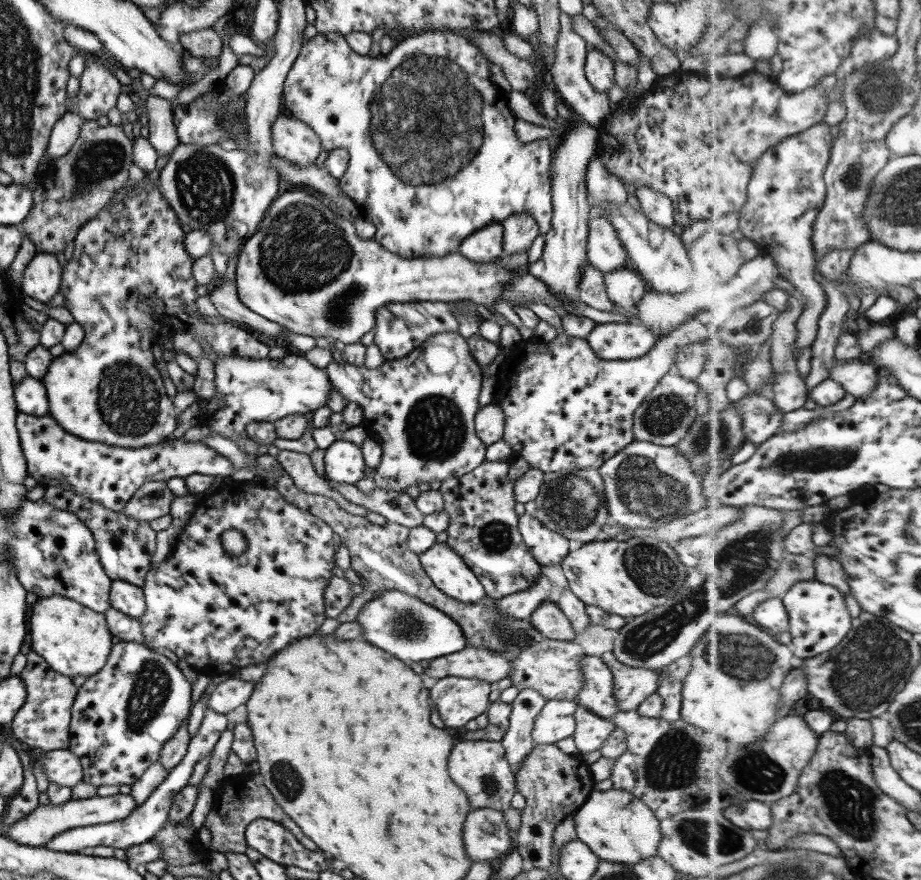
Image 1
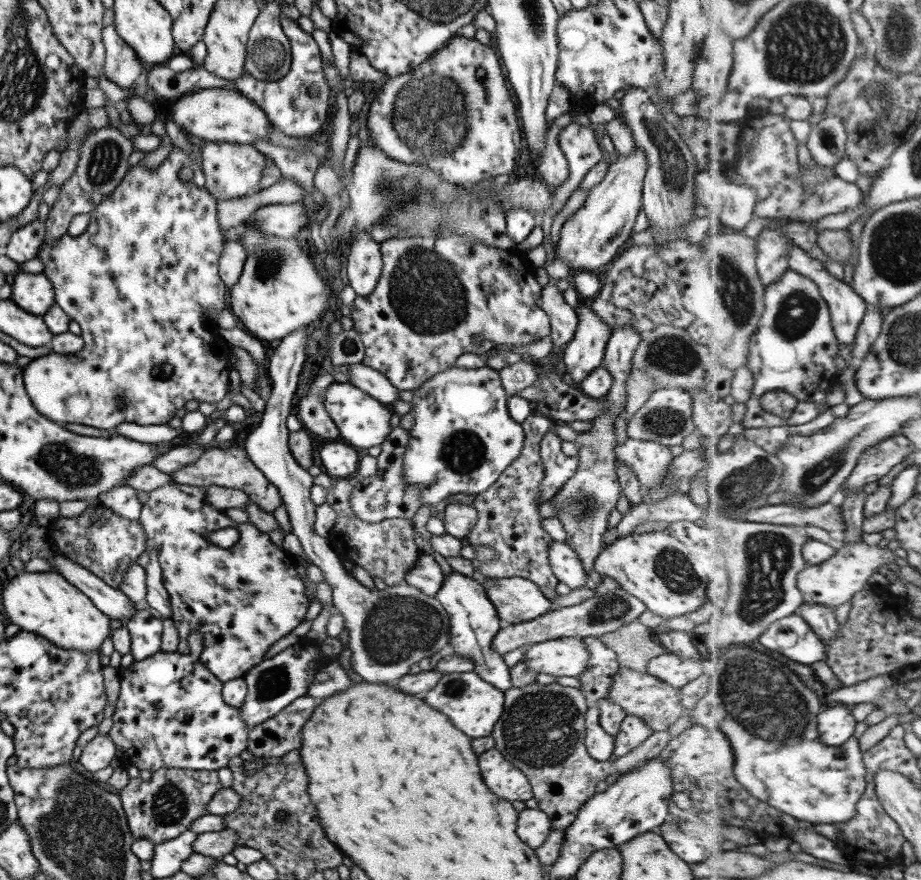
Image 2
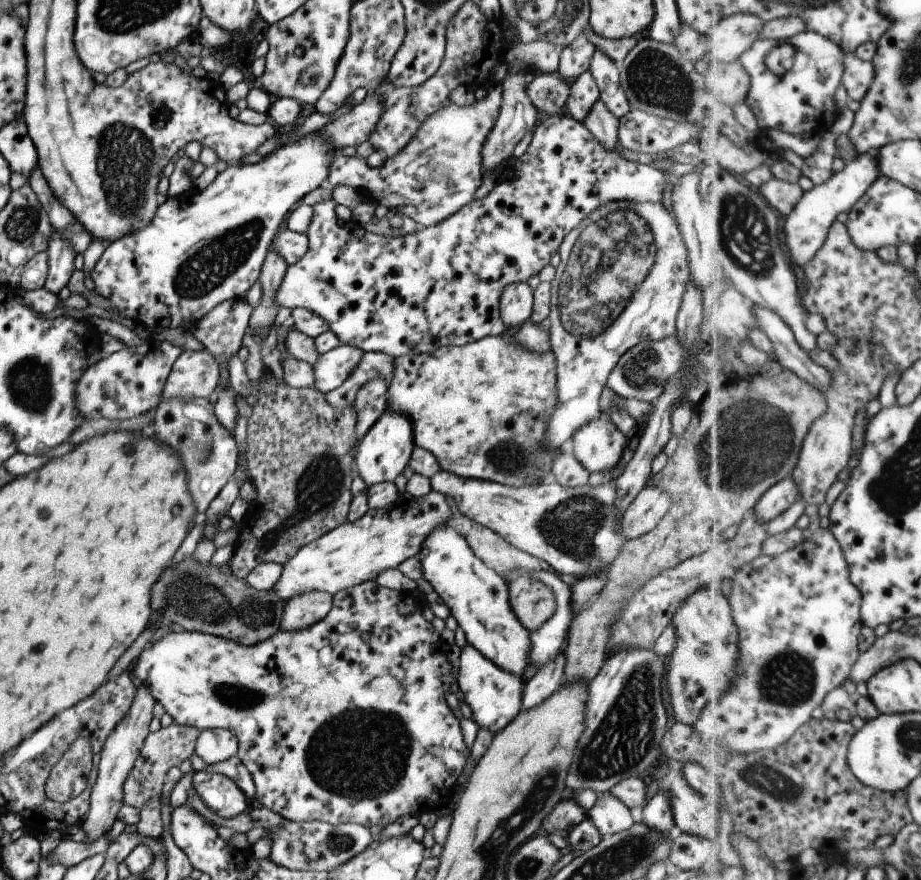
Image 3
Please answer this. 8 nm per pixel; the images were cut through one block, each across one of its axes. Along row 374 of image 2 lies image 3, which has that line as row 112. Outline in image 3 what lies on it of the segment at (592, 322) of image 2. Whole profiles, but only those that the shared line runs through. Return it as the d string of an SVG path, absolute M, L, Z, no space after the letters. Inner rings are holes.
M588 70L582 72L576 79L569 82L569 94L564 113L582 122L582 118L585 118L598 98L598 88L591 73Z

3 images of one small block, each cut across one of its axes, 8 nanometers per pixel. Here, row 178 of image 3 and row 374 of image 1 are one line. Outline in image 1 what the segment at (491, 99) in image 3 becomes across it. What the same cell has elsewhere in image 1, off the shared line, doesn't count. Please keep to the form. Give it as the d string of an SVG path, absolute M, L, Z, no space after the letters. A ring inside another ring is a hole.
M439 332L428 336L417 348L414 348L411 352L408 352L405 356L398 359L385 360L384 364L379 368L365 368L362 366L355 366L353 364L345 362L329 362L323 369L327 378L330 380L330 384L344 396L346 402L355 402L357 406L360 406L363 411L363 422L361 426L368 433L373 432L378 434L380 441L380 447L382 450L380 456L380 463L374 468L372 479L374 480L374 486L386 491L397 491L405 493L405 488L409 486L416 486L417 482L429 482L431 480L442 480L458 477L464 475L466 472L472 471L481 461L485 461L485 446L474 431L474 414L478 408L478 394L480 391L480 384L482 381L482 372L480 366L476 363L476 360L471 356L469 352L466 340L459 336L456 332Z

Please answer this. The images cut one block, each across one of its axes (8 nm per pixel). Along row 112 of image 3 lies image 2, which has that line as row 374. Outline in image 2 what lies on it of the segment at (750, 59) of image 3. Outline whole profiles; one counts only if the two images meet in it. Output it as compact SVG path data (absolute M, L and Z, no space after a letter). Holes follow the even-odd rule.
M789 269L776 283L766 287L766 311L761 317L759 327L749 344L750 353L746 365L753 371L755 386L753 396L737 410L735 425L742 428L775 427L785 424L803 425L815 420L823 411L831 406L827 402L827 393L833 389L837 376L837 364L835 356L839 352L839 341L832 325L832 311L828 301L821 294L820 285L812 278L803 276L800 272ZM785 390L793 396L797 396L797 408L795 418L781 418L777 414L771 414L763 410L761 397L771 391Z

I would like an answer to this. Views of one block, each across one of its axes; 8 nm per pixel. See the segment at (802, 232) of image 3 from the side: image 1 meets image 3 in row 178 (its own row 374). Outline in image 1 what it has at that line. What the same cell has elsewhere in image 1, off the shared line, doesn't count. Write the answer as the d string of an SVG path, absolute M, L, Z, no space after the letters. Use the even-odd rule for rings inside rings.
M859 358L846 361L835 359L830 378L840 382L841 386L857 399L870 395L879 382L877 366Z

